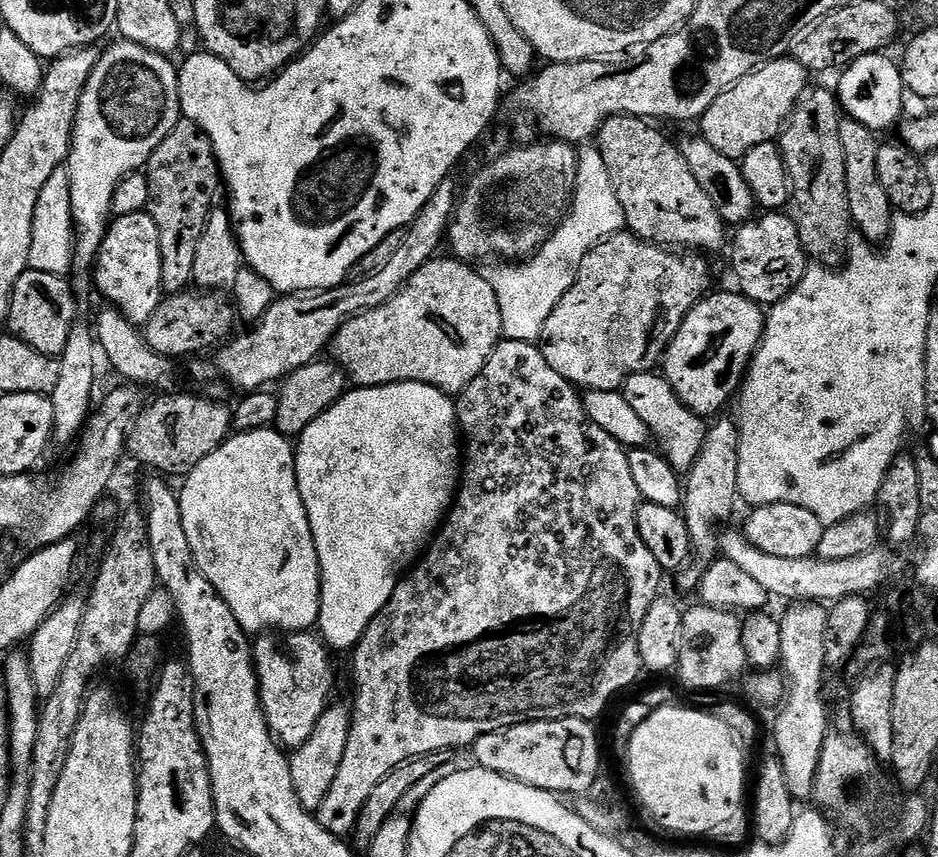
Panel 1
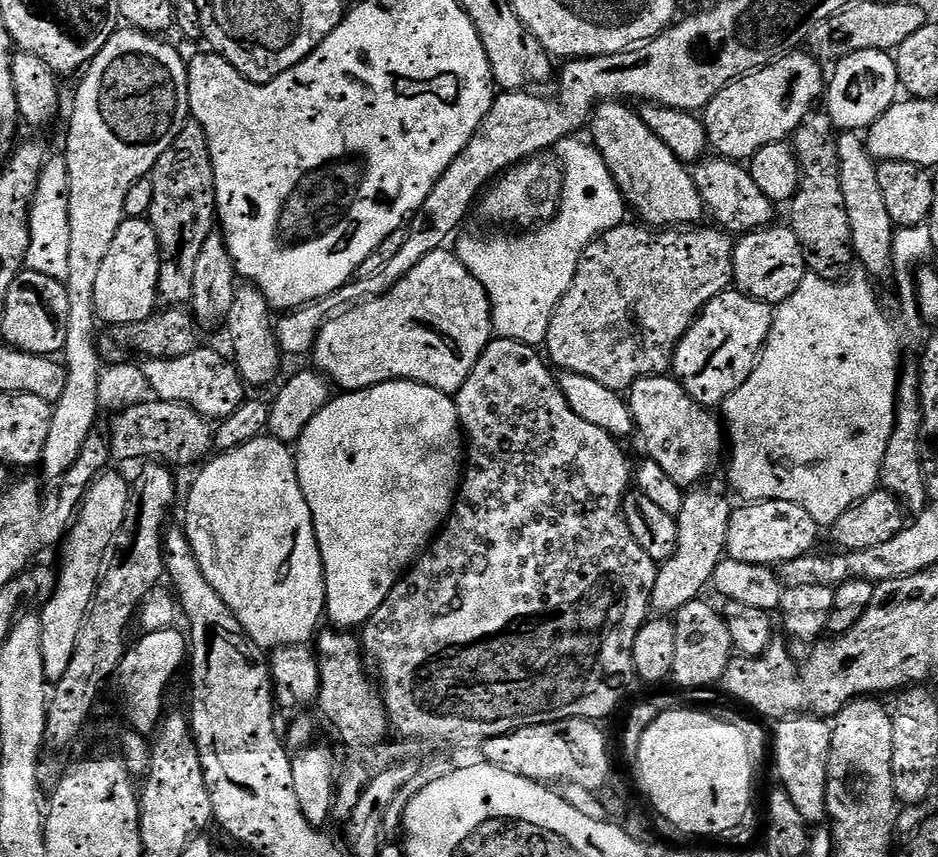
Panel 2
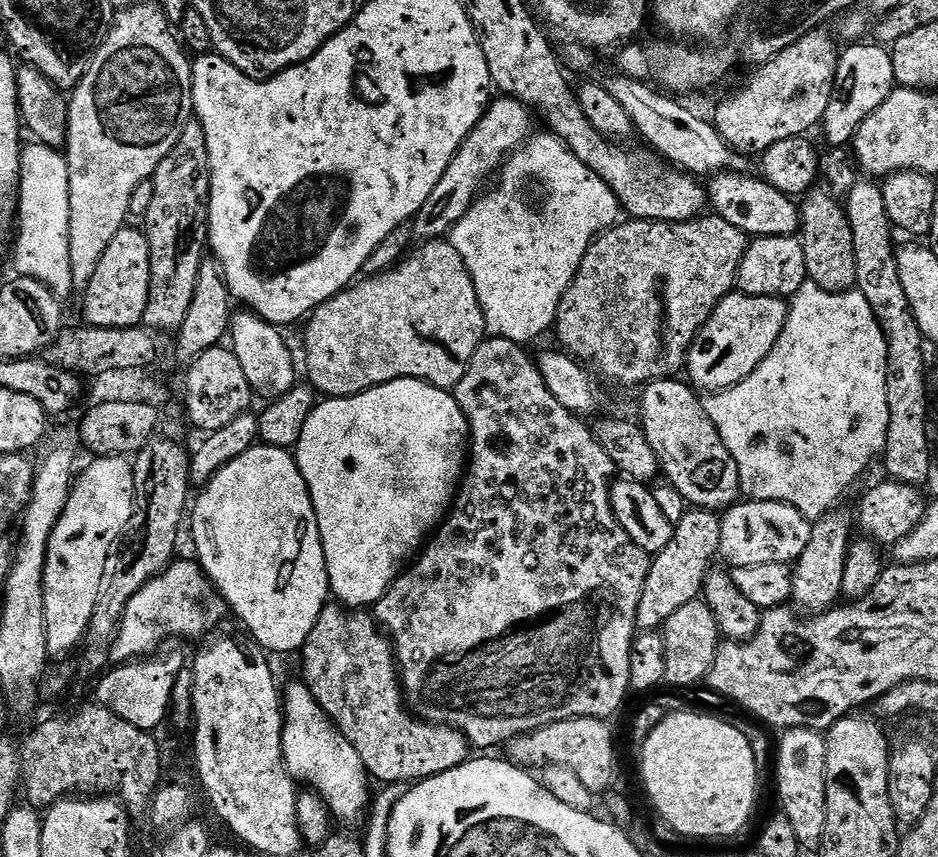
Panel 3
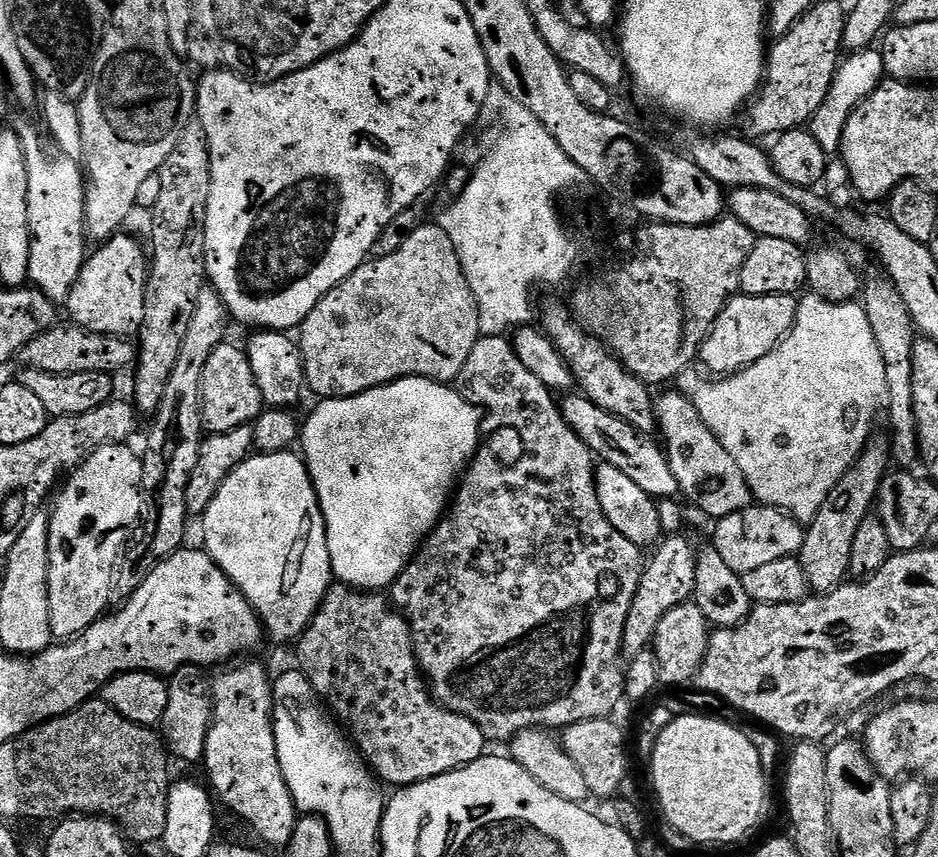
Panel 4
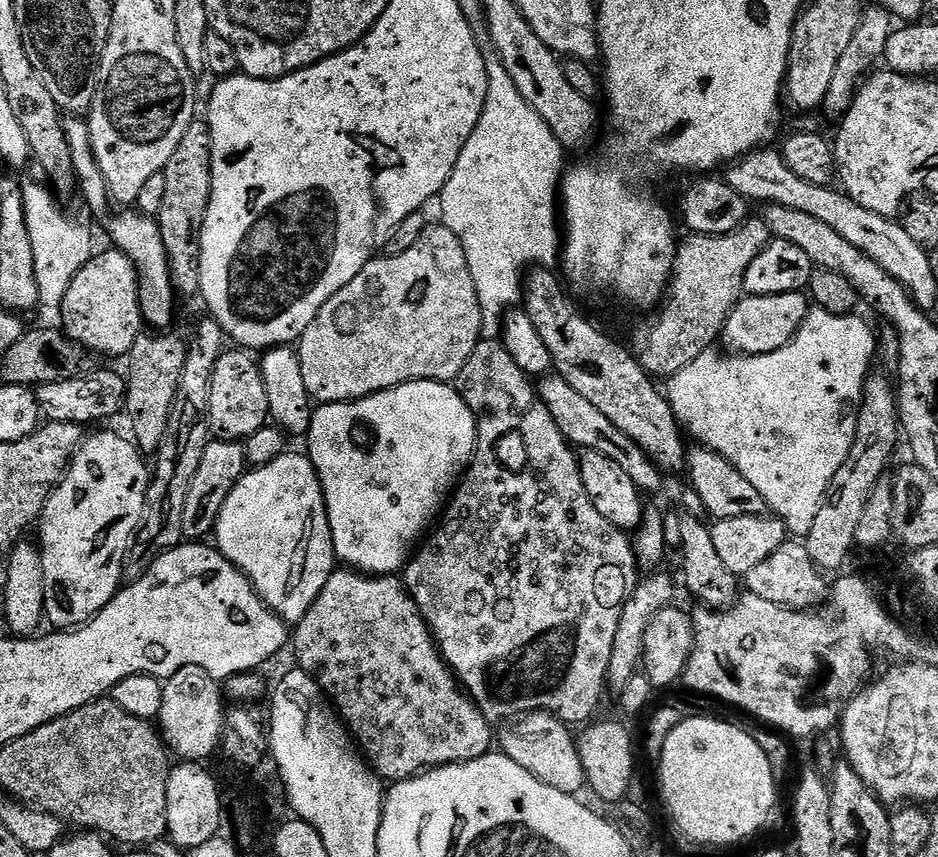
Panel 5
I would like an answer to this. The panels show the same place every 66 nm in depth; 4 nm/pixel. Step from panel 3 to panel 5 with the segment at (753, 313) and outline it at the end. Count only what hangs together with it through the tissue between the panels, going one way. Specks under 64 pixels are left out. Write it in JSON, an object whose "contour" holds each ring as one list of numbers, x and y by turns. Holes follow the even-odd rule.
{"contour":[[804,292,770,294,769,296,745,295,724,323,723,343,728,343,733,353,761,356,776,352,796,336,810,311,810,300]]}

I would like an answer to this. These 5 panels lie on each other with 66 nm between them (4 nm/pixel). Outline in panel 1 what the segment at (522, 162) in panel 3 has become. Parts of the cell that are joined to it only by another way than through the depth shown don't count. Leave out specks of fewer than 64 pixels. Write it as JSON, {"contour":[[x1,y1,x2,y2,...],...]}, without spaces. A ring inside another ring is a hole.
{"contour":[[581,147,576,190,572,193,568,215,557,226,556,233,531,256,519,262,500,262,492,266,497,268,487,269,490,287,498,298,498,310,502,310,503,339,526,343,539,341,546,318,554,314,554,306,562,302,562,294,574,286,586,254,625,228,622,202,618,202,618,194,614,194,614,182,610,182,610,173,606,170,606,162,602,162,599,148]]}

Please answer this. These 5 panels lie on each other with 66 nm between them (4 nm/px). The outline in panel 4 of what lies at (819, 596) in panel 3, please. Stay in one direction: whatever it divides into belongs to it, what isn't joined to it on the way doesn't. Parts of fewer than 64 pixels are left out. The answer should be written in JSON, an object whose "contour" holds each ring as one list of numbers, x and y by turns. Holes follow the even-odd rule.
{"contour":[[873,434,851,470,841,478,838,486,834,486,812,523,807,525,798,559,804,567,804,577,813,593,827,594,833,592,839,584,845,583,849,575,850,550,858,535,858,526,862,526,862,522,873,511,880,495,880,485,890,472,888,464,892,463,891,439,887,435]]}

